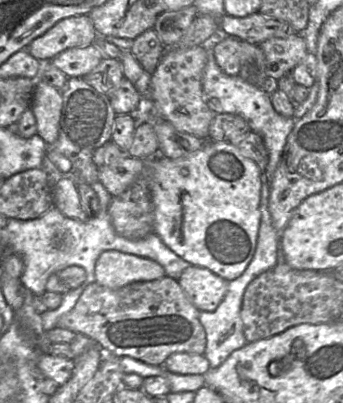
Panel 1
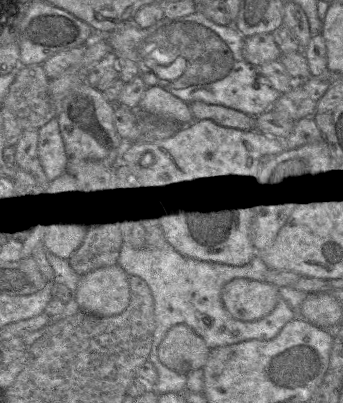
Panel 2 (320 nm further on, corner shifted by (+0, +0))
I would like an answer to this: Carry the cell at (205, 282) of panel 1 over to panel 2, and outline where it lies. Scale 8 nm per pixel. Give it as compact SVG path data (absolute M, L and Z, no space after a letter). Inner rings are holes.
M235 278L226 283L221 300L235 319L255 321L268 315L281 299L278 287L267 282Z

